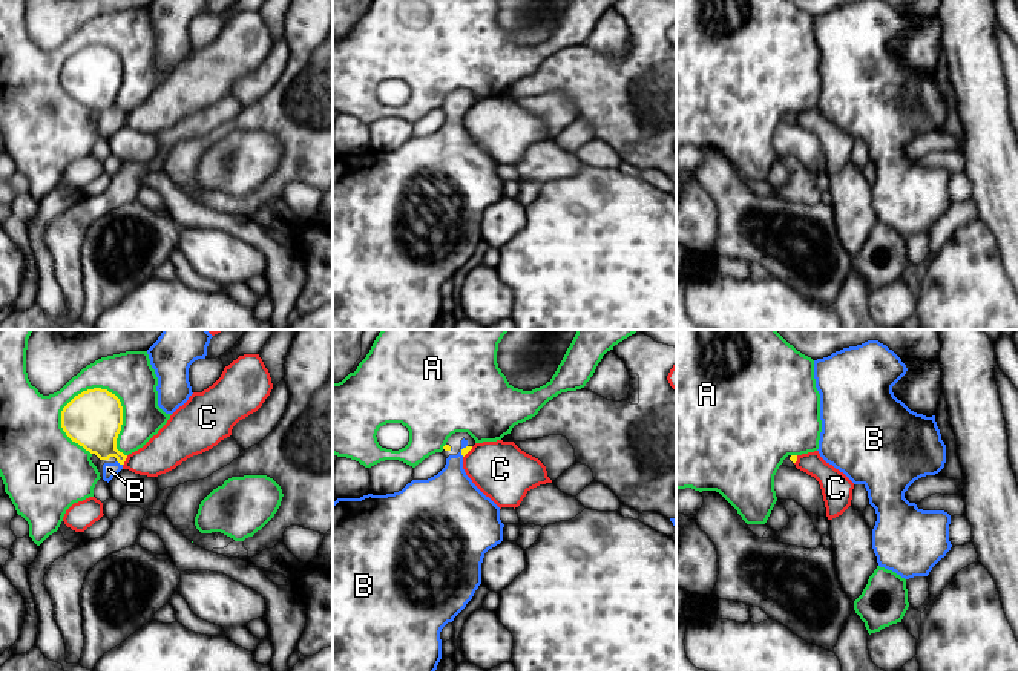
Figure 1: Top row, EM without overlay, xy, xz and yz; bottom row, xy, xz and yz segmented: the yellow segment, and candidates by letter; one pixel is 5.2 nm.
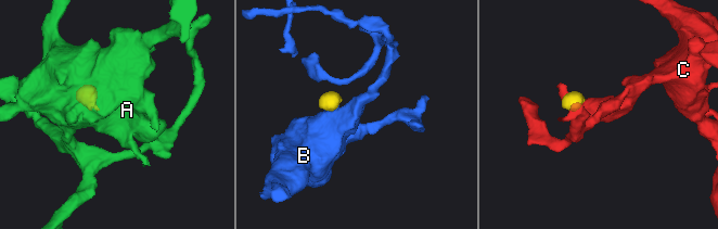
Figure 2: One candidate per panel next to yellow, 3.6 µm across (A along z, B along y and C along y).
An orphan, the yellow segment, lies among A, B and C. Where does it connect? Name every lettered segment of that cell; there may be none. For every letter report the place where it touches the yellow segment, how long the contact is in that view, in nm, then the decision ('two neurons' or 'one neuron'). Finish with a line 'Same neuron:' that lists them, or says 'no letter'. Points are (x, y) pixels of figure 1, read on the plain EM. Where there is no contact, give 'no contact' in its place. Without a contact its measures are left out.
A: xy (118, 57) | 420 nm | two neurons
B: xy (120, 120) | 40 nm | one neuron
C: xy (124, 117) | 60 nm | two neurons
Same neuron: B

